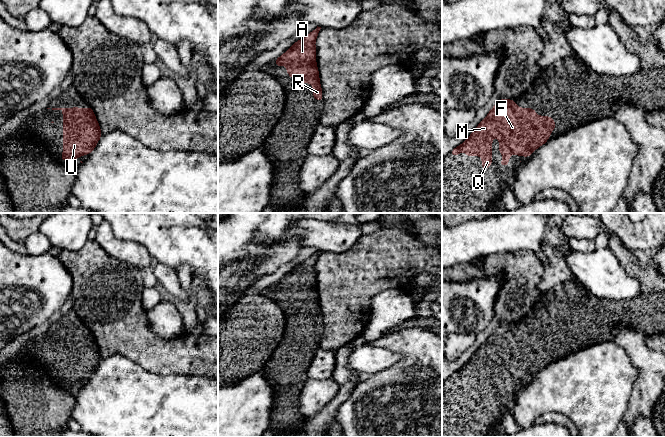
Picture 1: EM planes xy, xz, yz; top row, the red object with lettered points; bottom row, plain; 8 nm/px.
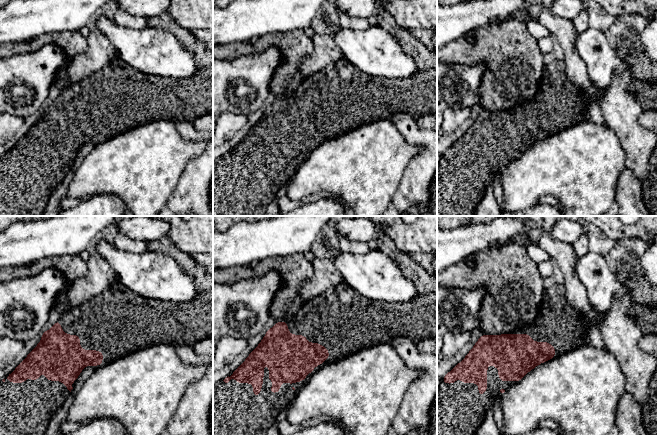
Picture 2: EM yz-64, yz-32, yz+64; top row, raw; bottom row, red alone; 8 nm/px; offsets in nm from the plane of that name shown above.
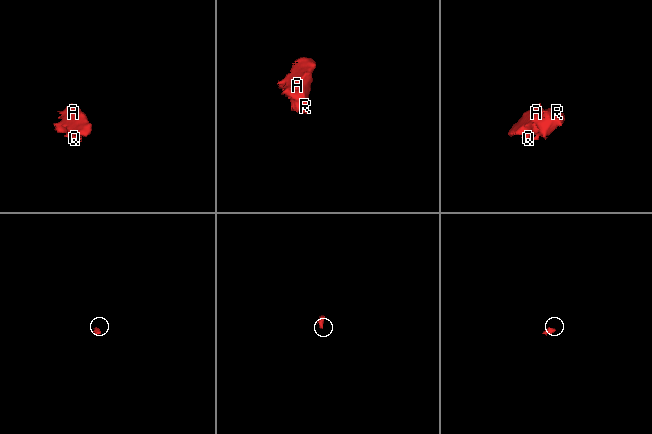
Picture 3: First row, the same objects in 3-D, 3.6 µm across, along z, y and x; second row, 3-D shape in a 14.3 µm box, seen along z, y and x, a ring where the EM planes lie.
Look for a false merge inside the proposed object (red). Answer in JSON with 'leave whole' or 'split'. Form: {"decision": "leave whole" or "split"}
{"decision": "leave whole"}

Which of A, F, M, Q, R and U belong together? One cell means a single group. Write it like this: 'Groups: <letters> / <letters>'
Groups: A F M Q R U

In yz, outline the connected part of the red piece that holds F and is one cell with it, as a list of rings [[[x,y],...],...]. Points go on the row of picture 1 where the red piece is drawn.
[[[502,98],[494,105],[472,134],[460,146],[455,147],[450,154],[457,157],[464,149],[467,156],[481,155],[482,169],[487,170],[492,164],[492,138],[496,136],[500,142],[499,152],[504,155],[503,160],[498,165],[508,166],[511,154],[529,158],[539,146],[547,142],[554,128],[556,128],[556,124],[552,117],[537,116],[533,108],[519,108],[516,106],[515,100]]]

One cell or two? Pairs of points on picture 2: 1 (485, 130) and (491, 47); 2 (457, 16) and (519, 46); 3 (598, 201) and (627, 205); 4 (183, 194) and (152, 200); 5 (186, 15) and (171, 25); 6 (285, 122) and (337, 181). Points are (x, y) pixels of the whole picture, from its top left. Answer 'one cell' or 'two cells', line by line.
1: two cells
2: two cells
3: two cells
4: two cells
5: two cells
6: two cells

